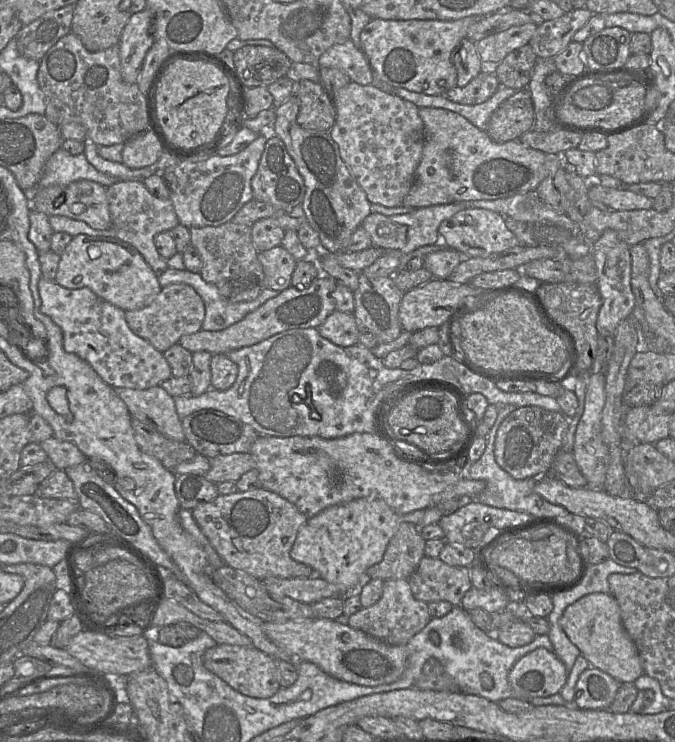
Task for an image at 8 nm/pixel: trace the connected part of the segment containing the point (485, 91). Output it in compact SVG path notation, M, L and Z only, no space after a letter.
M480 72L466 86L449 89L445 96L462 105L477 105L488 100L499 87L499 80L492 72Z

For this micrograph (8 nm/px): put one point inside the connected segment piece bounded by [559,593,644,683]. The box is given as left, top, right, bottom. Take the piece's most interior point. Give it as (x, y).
(593, 624)

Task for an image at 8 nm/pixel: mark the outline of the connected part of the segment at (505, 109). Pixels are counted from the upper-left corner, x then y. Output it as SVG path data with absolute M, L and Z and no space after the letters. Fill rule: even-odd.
M527 88L517 90L491 114L486 133L497 143L519 140L533 129L534 107Z

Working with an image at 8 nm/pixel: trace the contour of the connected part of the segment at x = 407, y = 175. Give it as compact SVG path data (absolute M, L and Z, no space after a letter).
M351 81L339 89L333 96L336 120L330 129L332 139L337 143L341 158L355 180L365 192L371 204L385 207L403 205L414 180L416 168L420 162L425 141L425 130L418 107L401 97L384 92L372 84L360 85Z

